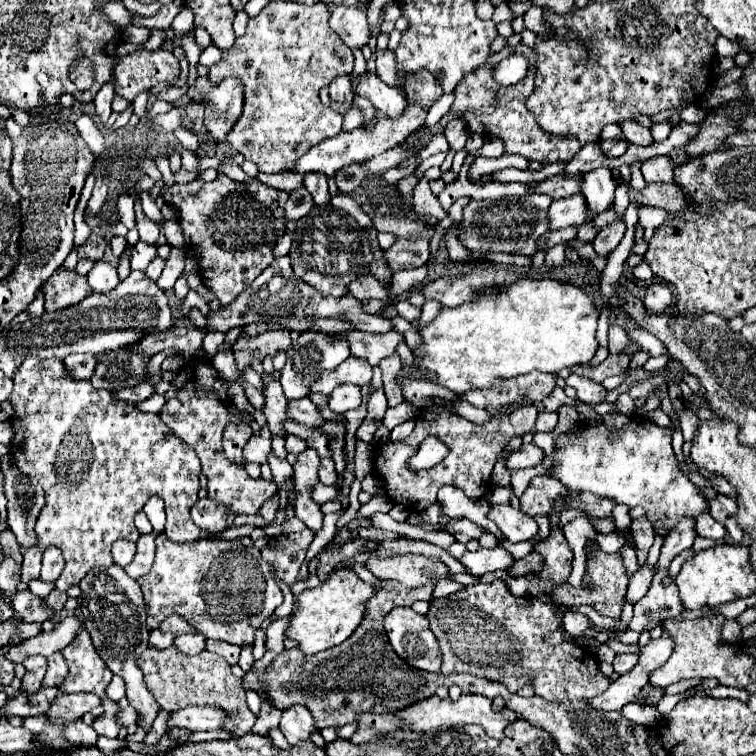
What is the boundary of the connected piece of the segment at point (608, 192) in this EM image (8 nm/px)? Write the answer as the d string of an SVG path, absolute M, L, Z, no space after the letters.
M598 168L584 174L582 196L592 214L604 212L608 204L614 204L614 190L616 182L612 180L612 172L608 168Z

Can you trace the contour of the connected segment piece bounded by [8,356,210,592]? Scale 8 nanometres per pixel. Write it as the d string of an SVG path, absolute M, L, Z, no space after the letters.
M28 356L12 376L14 390L8 402L14 408L12 424L12 454L20 454L24 464L16 464L26 476L36 478L46 492L46 506L38 516L36 534L38 546L22 552L21 582L28 583L40 576L42 552L48 546L58 546L64 554L66 568L60 576L60 590L80 584L82 576L94 566L110 566L110 548L118 538L137 542L140 533L134 526L136 512L142 510L150 496L160 496L166 504L166 536L172 542L192 542L198 538L210 538L208 532L200 532L190 518L190 508L198 500L198 474L200 460L196 452L178 440L158 414L142 412L134 404L114 398L108 390L98 390L90 380L72 380L64 372L62 360L42 360Z

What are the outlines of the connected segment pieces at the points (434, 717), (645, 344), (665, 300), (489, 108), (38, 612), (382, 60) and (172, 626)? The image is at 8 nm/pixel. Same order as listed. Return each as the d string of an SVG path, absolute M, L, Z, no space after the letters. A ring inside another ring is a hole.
M436 694L430 696L428 700L420 700L418 704L410 704L410 708L404 708L396 714L402 720L402 728L404 730L412 730L416 732L426 732L428 730L438 730L442 726L456 726L456 724L478 724L486 730L488 736L502 740L504 738L504 728L508 724L512 724L514 720L520 720L520 716L516 716L514 710L504 708L502 712L494 712L492 710L492 700L488 700L486 696L478 696L478 694L462 694L460 700L452 702L450 698L438 698Z
M628 330L628 336L632 342L636 342L642 350L648 350L650 356L660 356L666 354L666 348L656 340L656 336L644 332L644 330Z
M650 284L644 296L644 304L648 312L662 314L670 304L672 304L672 294L666 284Z
M524 44L506 46L502 52L492 54L488 58L488 64L484 64L484 68L476 68L476 72L470 72L468 76L464 76L464 80L460 80L460 84L456 86L456 92L454 92L456 100L454 100L450 112L434 128L430 128L428 134L424 134L424 128L420 128L416 134L408 136L408 142L420 140L420 148L422 148L422 144L426 144L450 120L460 118L466 122L470 132L476 132L480 136L494 134L494 136L502 138L508 154L520 154L526 160L538 160L542 164L557 161L569 163L576 156L576 152L580 150L580 142L576 138L562 138L562 136L554 136L554 134L540 130L536 120L532 118L532 114L526 110L526 98L530 96L530 92L534 88L534 74L536 74L536 52ZM510 54L522 54L528 60L528 74L518 84L504 88L492 80L492 70L502 58L506 58Z
M28 590L26 592L18 591L16 596L12 596L12 606L24 622L40 622L42 624L54 616L54 612Z
M378 50L376 52L376 74L388 84L388 86L398 86L396 80L396 56L392 50Z
M170 616L168 620L164 620L158 626L160 632L174 632L176 636L182 632L194 632L194 628L190 628L190 624L186 624L186 620L182 620L182 616Z

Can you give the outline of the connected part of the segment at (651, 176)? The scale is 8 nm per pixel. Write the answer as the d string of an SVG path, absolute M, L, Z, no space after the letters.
M654 156L648 158L642 164L642 176L646 182L672 182L674 178L674 164L670 162L668 156Z

